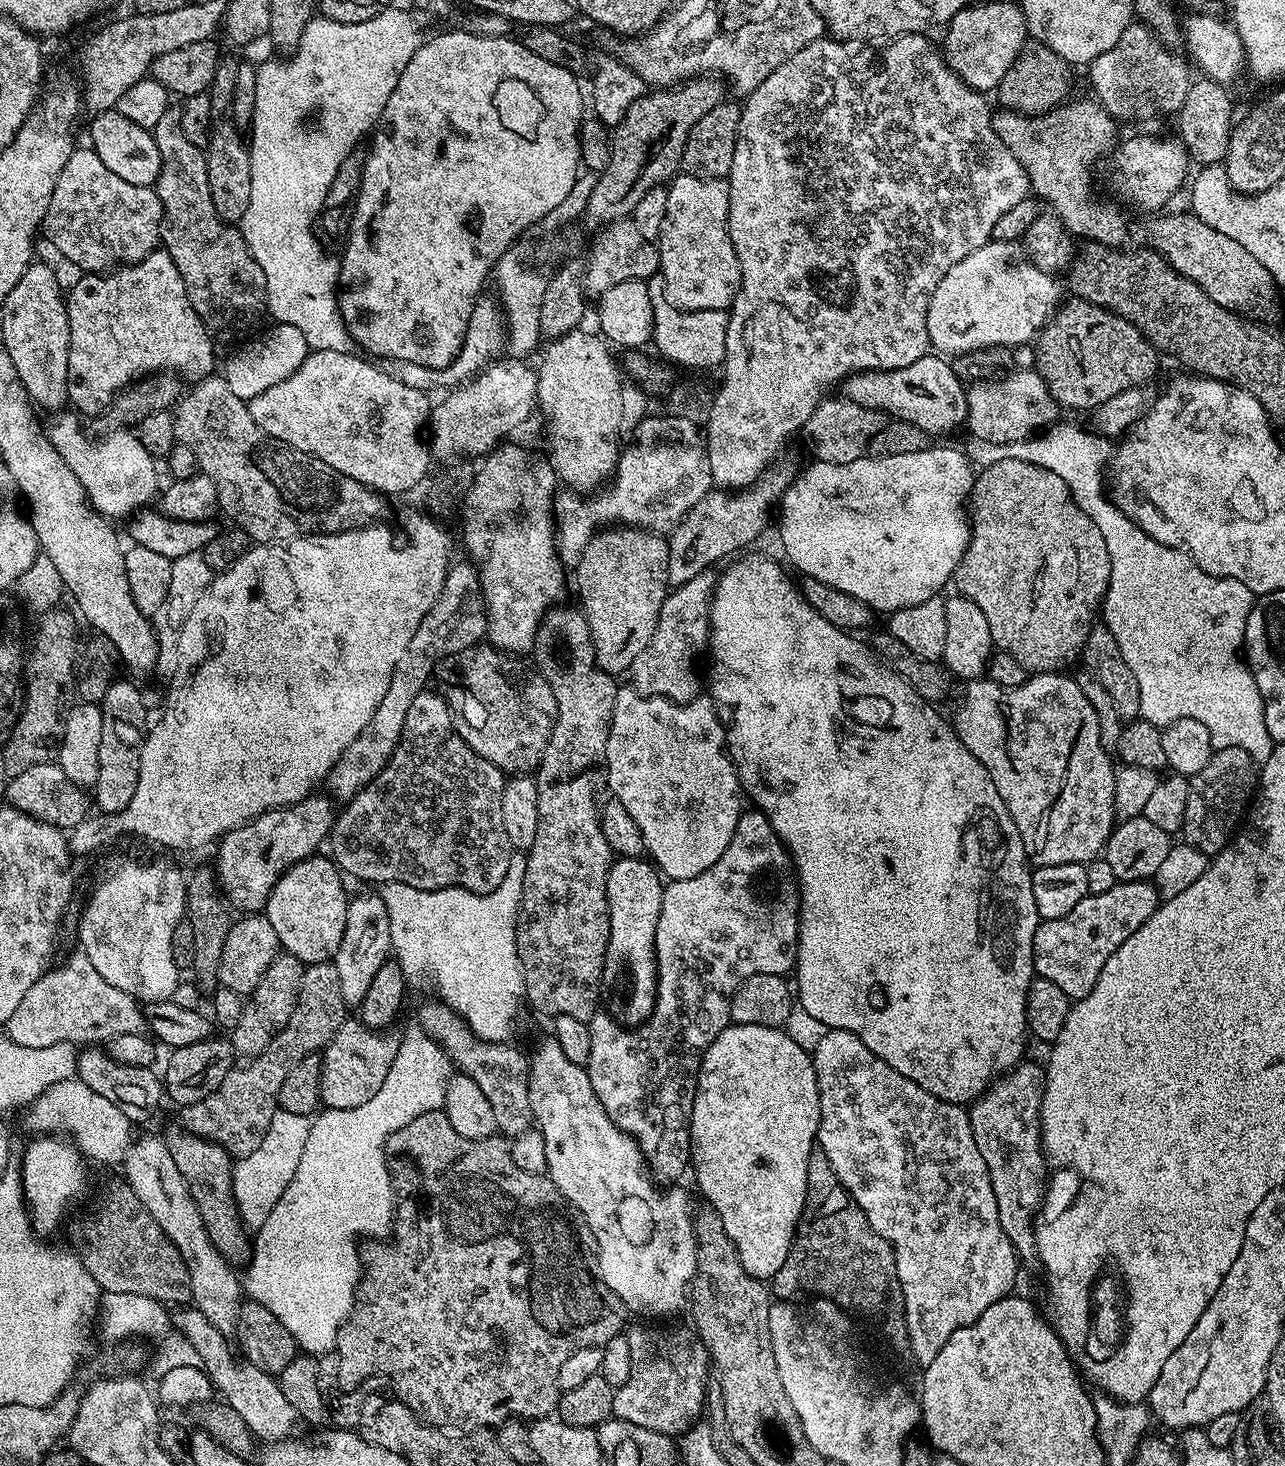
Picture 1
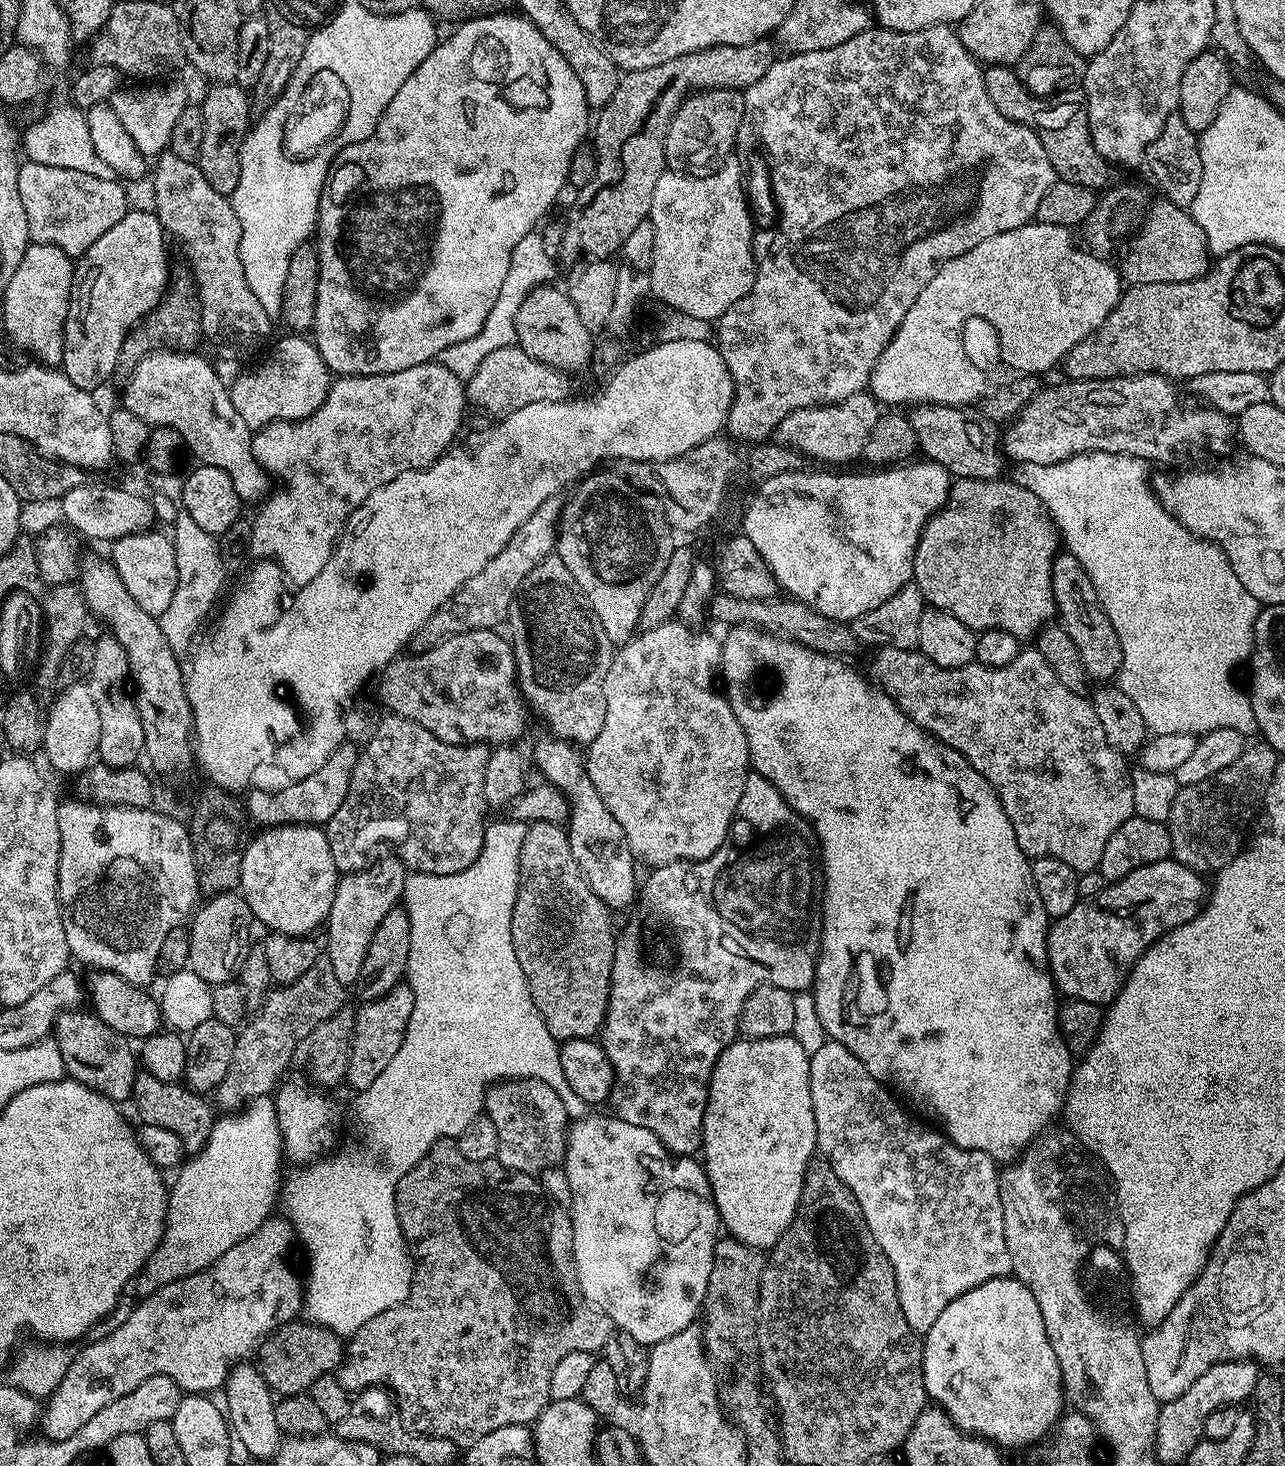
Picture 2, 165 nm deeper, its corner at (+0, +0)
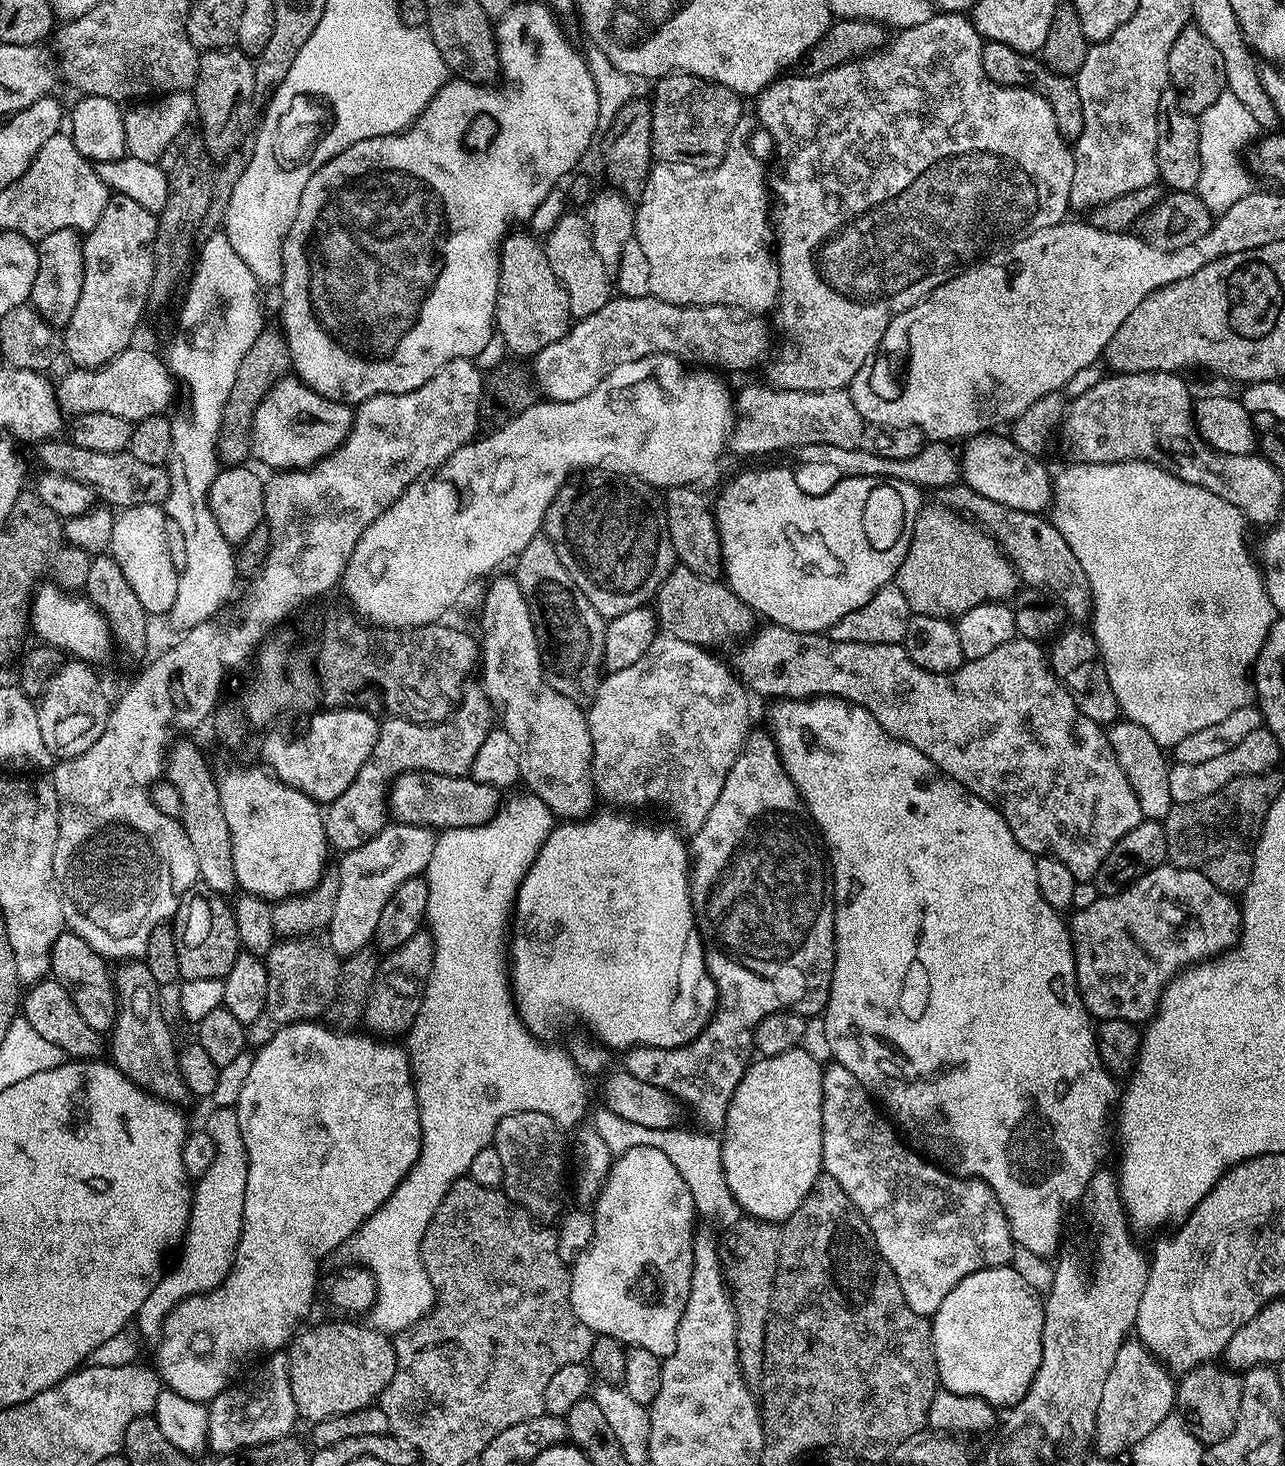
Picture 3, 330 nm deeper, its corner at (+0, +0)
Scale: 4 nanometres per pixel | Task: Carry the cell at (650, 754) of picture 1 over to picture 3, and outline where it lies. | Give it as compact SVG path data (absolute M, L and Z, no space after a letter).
M657 635L638 662L601 679L600 688L590 700L592 709L586 712L592 739L592 784L597 797L624 810L644 808L648 800L653 800L668 808L676 819L675 827L684 834L695 834L714 810L714 802L726 786L726 774L730 774L730 766L734 766L750 731L749 693L735 671L708 652L707 647L682 642L682 638Z

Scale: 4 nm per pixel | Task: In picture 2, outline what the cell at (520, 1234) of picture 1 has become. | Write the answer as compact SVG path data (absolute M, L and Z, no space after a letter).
M451 1139L438 1141L426 1155L424 1155L403 1178L396 1183L396 1213L400 1215L400 1228L404 1232L404 1240L408 1243L410 1255L414 1261L414 1275L412 1277L412 1289L408 1297L398 1306L394 1306L390 1310L382 1310L382 1314L378 1314L374 1318L370 1318L370 1322L366 1322L366 1326L362 1326L347 1341L346 1355L343 1364L336 1369L334 1375L338 1383L340 1383L348 1393L357 1394L363 1388L372 1388L375 1384L389 1384L392 1392L396 1395L396 1404L400 1420L412 1432L421 1432L423 1436L437 1436L438 1438L446 1438L450 1442L454 1442L458 1446L467 1446L478 1442L478 1438L486 1438L486 1434L494 1434L494 1430L498 1430L501 1426L514 1426L515 1424L531 1425L542 1414L542 1410L552 1400L550 1394L550 1378L554 1374L558 1362L562 1362L562 1358L566 1358L566 1354L574 1354L575 1352L590 1352L593 1354L607 1349L608 1341L614 1335L614 1325L612 1319L609 1318L599 1308L592 1307L588 1299L582 1294L580 1289L580 1279L576 1273L576 1263L574 1262L574 1234L572 1233L572 1218L566 1211L565 1205L556 1204L546 1194L546 1190L541 1186L536 1176L528 1176L525 1172L512 1172L506 1166L502 1166L499 1160L493 1158L486 1162L470 1162L466 1158L462 1158L462 1150L458 1150L458 1146Z

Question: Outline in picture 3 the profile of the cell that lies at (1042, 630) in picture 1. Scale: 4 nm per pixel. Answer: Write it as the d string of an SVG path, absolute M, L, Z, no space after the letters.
M921 507L906 558L896 571L894 583L906 594L912 613L947 620L959 618L979 604L1011 601L1018 592L1015 564L1009 562L987 531L966 522L955 511L935 507Z

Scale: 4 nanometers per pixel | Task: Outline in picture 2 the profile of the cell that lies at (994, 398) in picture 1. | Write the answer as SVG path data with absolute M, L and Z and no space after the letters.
M1152 372L1109 380L1069 379L1056 387L1045 387L1003 429L1002 451L1009 461L1016 464L1038 462L1038 466L1050 466L1087 452L1133 456L1145 462L1161 460L1164 464L1180 464L1187 456L1200 460L1207 452L1222 451L1234 440L1233 421L1213 408L1196 406L1192 409L1190 405L1183 404L1176 388L1177 385L1168 377L1156 376Z

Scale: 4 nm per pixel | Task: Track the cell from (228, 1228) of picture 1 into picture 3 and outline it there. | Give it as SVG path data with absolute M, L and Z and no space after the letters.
M143 959L117 963L112 972L112 984L116 988L117 1001L116 1022L110 1029L111 1063L145 1092L169 1102L180 1102L183 1096L189 1095L189 1090L180 1073L178 1044L172 1041L172 1028L160 1005L162 986L154 974L150 974L150 966L146 966Z

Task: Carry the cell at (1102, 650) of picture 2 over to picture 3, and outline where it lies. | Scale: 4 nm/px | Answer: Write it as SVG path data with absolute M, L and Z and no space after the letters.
M963 482L939 489L938 496L943 507L963 514L969 521L987 531L1009 562L1015 564L1019 579L1027 587L1039 588L1040 591L1055 596L1065 613L1071 619L1072 616L1076 619L1073 621L1084 622L1091 617L1092 591L1090 584L1086 582L1086 572L1079 565L1078 558L1074 558L1074 550L1066 546L1066 538L1062 538L1062 534L1058 534L1058 530L1052 525L1051 519L1026 510L1003 508L998 502L990 502L990 498L982 498L982 494Z

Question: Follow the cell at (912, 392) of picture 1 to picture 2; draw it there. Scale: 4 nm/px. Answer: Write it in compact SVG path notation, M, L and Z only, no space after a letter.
M921 404L911 409L910 419L923 455L933 464L941 464L949 476L998 480L1005 475L1001 429L986 418L983 411L972 406L951 408L941 404Z

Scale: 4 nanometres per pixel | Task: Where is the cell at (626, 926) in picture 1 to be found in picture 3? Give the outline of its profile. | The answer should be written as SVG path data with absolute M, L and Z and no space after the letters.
M496 574L487 581L488 589L484 592L484 605L480 608L480 628L484 631L484 640L482 636L482 668L484 664L484 677L482 683L484 692L488 695L489 700L498 709L499 723L508 731L510 738L514 738L514 742L518 746L518 766L520 767L520 780L525 784L527 791L531 795L542 798L542 802L546 802L546 806L552 811L553 817L559 818L564 822L585 819L597 807L598 797L596 788L592 784L592 739L590 738L590 730L588 729L588 717L585 709L581 707L577 701L570 699L568 696L558 694L558 690L554 690L546 682L544 677L544 663L540 657L540 647L538 646L538 638L534 634L534 622L530 618L530 606L526 606L526 598L522 598L522 590L518 586L515 575L500 576Z

